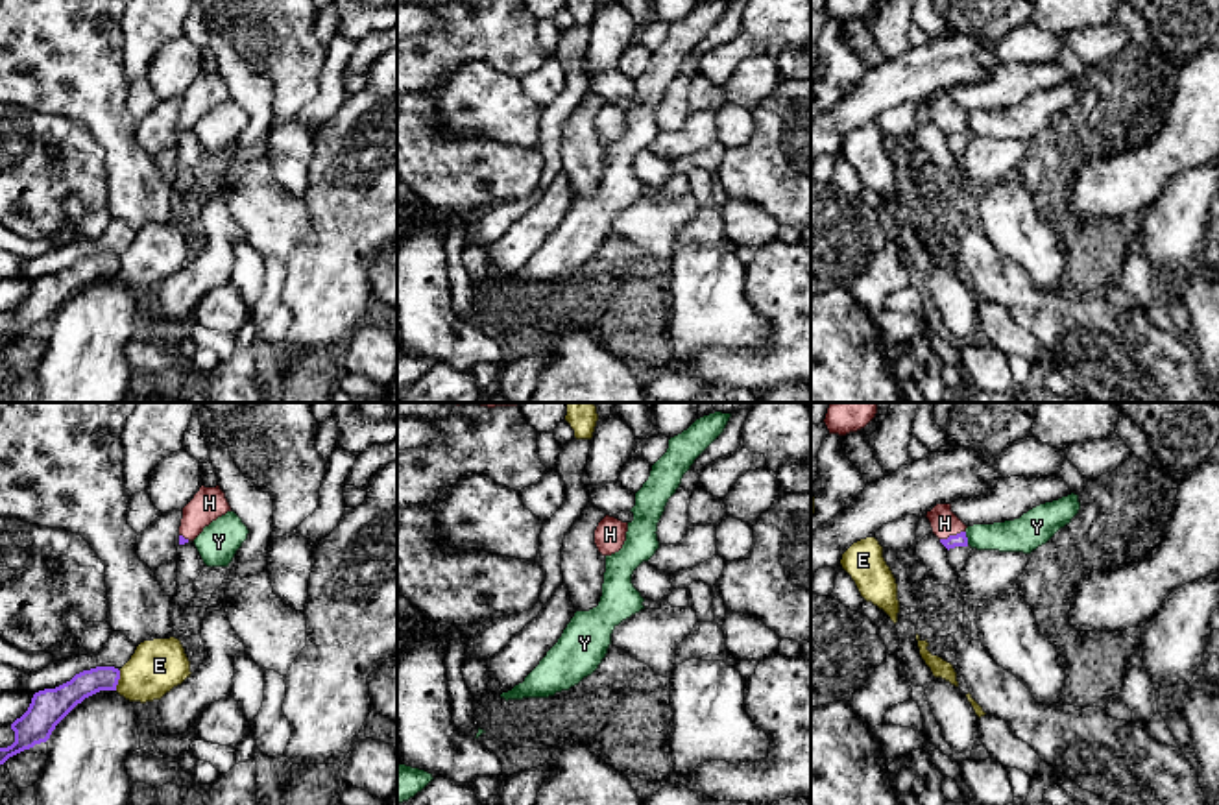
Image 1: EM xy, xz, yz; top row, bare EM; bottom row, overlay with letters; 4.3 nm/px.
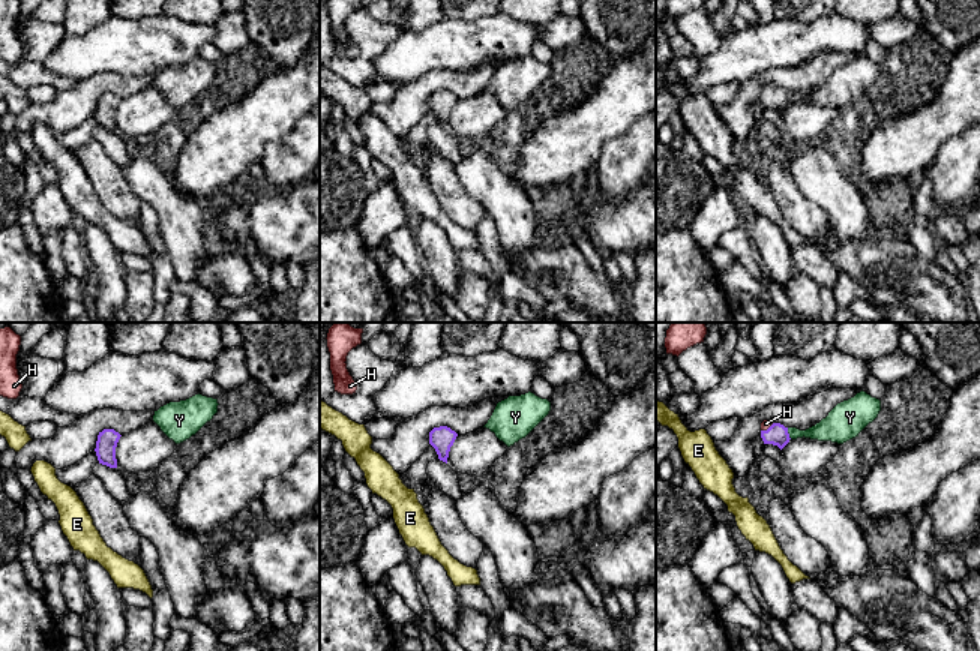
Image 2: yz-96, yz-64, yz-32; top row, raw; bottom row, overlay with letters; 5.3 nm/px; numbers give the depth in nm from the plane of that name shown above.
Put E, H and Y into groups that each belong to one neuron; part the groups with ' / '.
E / H / Y

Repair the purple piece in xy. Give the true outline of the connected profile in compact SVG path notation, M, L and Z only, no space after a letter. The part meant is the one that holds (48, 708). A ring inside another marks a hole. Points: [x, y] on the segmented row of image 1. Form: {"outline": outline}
{"outline": "M96 667L76 674L70 681L33 694L28 711L11 724L15 742L0 748L0 764L9 757L46 742L55 726L85 698L100 691L116 691L120 670Z"}

